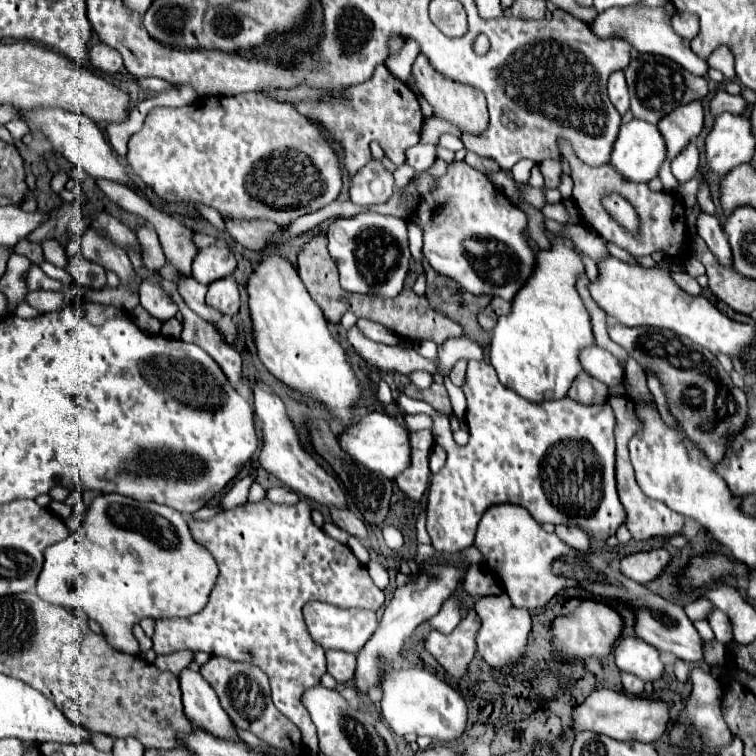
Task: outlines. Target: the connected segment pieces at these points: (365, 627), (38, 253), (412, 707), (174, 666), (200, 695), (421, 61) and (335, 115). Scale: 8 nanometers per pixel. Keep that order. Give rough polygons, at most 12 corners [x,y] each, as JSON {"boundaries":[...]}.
{"boundaries":[[[309,602],[303,616],[325,650],[355,654],[377,630],[377,614]],[[21,240],[15,252],[41,264],[43,250],[39,244]],[[387,668],[383,718],[395,734],[457,740],[459,692],[427,670]],[[193,652],[157,656],[155,666],[175,676],[193,660]],[[199,672],[179,676],[185,716],[217,738],[239,734]],[[423,54],[413,90],[461,134],[489,126],[481,90],[441,76]],[[383,64],[347,102],[299,102],[341,146],[355,176],[381,144],[395,166],[419,142],[423,114]]]}

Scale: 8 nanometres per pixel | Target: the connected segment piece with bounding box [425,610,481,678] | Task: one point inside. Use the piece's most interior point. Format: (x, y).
(454, 651)

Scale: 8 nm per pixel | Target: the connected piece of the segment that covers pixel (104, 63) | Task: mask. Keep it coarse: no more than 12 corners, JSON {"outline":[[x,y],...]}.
{"outline":[[95,42],[89,48],[93,68],[117,74],[123,68],[121,54]]}

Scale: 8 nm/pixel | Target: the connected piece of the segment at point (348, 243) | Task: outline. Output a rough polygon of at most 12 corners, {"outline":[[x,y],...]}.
{"outline":[[377,212],[327,230],[341,288],[395,298],[407,222]]}

